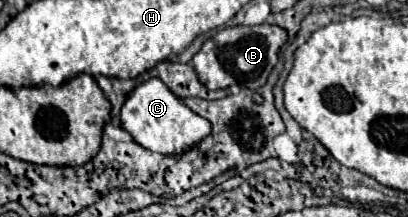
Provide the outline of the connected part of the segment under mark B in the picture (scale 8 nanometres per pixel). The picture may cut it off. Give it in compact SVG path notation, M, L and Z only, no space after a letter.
M270 23L254 25L254 27L228 27L218 31L212 39L208 39L202 49L194 55L192 65L198 73L198 79L208 89L226 89L230 85L248 87L252 91L260 89L274 65L278 63L278 51L288 41L286 29Z

